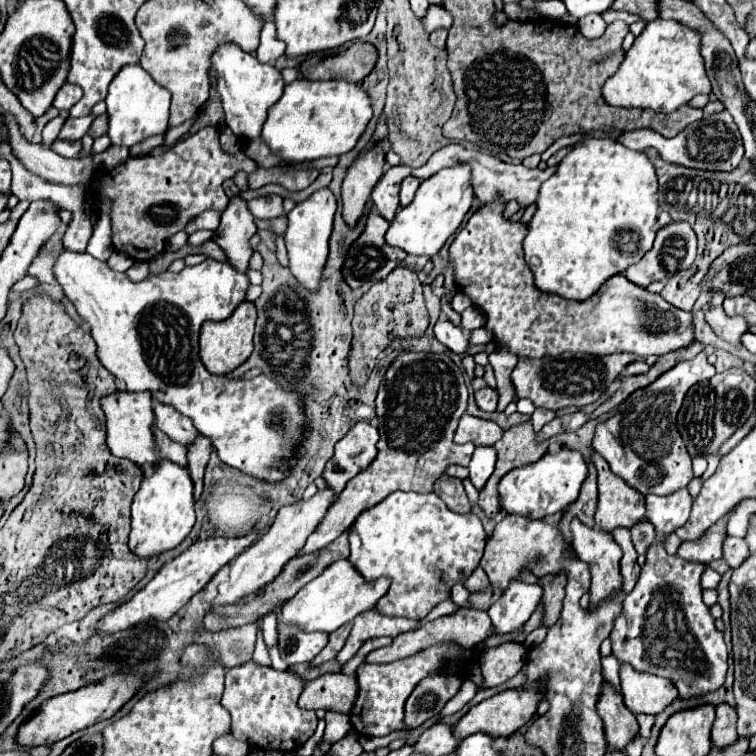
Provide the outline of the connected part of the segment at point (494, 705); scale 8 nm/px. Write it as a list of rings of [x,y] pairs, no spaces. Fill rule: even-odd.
[[[524,683],[522,687],[518,689],[508,689],[508,691],[502,691],[490,699],[484,699],[480,701],[478,705],[474,705],[460,721],[458,725],[454,727],[454,737],[460,741],[460,739],[466,739],[468,735],[474,735],[474,733],[486,733],[494,739],[498,737],[508,737],[512,735],[514,731],[518,731],[524,723],[528,723],[534,713],[536,713],[536,707],[538,707],[538,701],[540,701],[540,687],[532,685],[532,683]]]

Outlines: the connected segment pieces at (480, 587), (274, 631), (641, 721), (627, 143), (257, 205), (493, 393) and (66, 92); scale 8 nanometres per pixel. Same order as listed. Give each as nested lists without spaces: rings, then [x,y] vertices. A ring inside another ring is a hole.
[[[478,566],[472,575],[465,581],[464,586],[470,592],[483,591],[489,585],[489,579],[485,571]]]
[[[270,611],[264,615],[262,619],[262,631],[264,631],[264,641],[266,641],[266,647],[270,647],[274,641],[276,641],[276,635],[278,635],[278,619],[276,619],[276,611]]]
[[[638,713],[636,719],[638,719],[639,734],[644,739],[647,739],[650,736],[650,729],[654,725],[654,717],[652,715],[644,715],[644,713]]]
[[[728,111],[706,115],[704,119],[692,123],[690,127],[686,127],[686,131],[682,131],[680,135],[672,139],[666,139],[660,133],[650,131],[650,129],[640,129],[640,131],[622,133],[618,141],[622,141],[624,147],[634,149],[634,151],[644,151],[646,147],[654,147],[660,153],[660,157],[664,157],[664,161],[668,163],[694,167],[694,169],[708,169],[708,171],[730,171],[744,157],[740,131]]]
[[[266,195],[266,197],[258,197],[258,199],[252,199],[248,203],[252,215],[256,219],[274,219],[274,217],[280,217],[284,215],[284,209],[282,209],[282,197],[280,195]]]
[[[486,385],[484,389],[476,391],[474,397],[476,397],[476,403],[478,403],[478,407],[482,411],[496,411],[496,407],[498,407],[498,391],[494,387]]]
[[[64,83],[54,99],[54,107],[58,109],[70,109],[78,99],[82,97],[82,89],[74,83]]]

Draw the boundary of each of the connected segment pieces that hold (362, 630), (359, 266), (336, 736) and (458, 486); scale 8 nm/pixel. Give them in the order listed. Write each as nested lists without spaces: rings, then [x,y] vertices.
[[[374,609],[360,613],[354,621],[352,621],[352,631],[350,637],[346,641],[346,645],[340,649],[338,653],[338,661],[344,665],[356,651],[358,647],[370,639],[370,637],[380,637],[380,635],[388,635],[394,637],[396,633],[404,633],[408,629],[414,629],[416,621],[412,619],[400,619],[400,617],[386,617],[376,613]]]
[[[370,209],[368,213],[368,219],[366,219],[366,227],[364,227],[364,233],[350,245],[348,249],[348,255],[346,255],[346,261],[344,261],[344,267],[342,267],[342,275],[344,275],[344,281],[348,283],[348,287],[352,289],[358,289],[362,283],[366,281],[380,281],[384,279],[394,267],[398,267],[406,253],[396,249],[396,247],[390,247],[386,241],[384,241],[384,233],[388,229],[388,221],[376,211],[376,209]]]
[[[326,711],[326,729],[324,729],[324,737],[322,741],[326,743],[336,743],[340,741],[350,729],[352,729],[352,723],[350,723],[350,717],[344,715],[344,713],[338,713],[338,711]]]
[[[444,474],[438,477],[434,485],[434,493],[446,503],[446,507],[454,513],[468,513],[472,506],[465,492],[463,481],[458,477]]]

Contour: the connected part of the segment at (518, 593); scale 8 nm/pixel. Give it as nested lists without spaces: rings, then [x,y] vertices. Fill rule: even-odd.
[[[512,579],[502,599],[498,599],[498,603],[494,603],[494,607],[488,609],[496,633],[508,633],[526,623],[534,613],[542,593],[544,589],[540,583],[530,585],[520,579]]]

